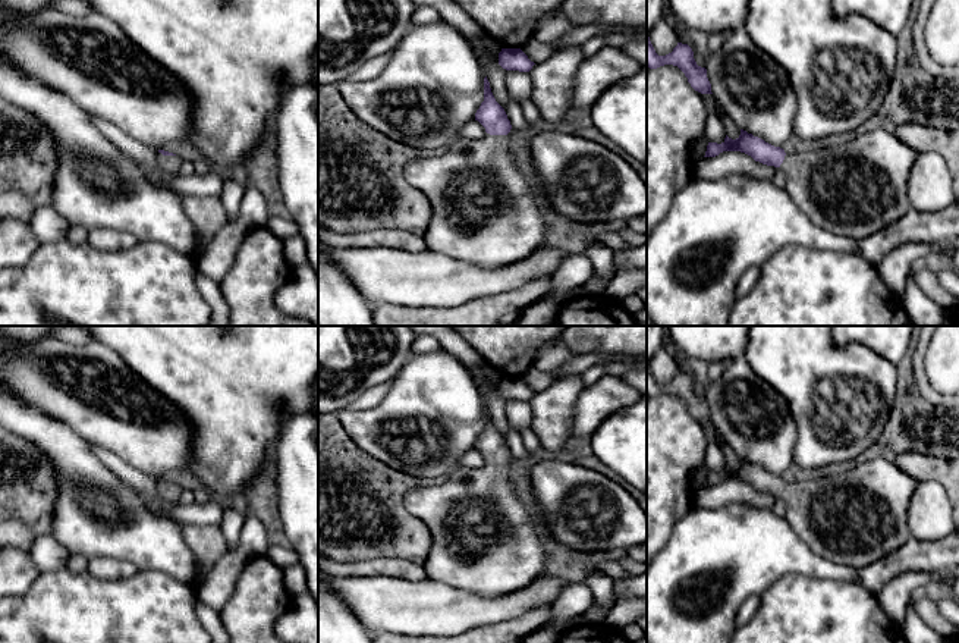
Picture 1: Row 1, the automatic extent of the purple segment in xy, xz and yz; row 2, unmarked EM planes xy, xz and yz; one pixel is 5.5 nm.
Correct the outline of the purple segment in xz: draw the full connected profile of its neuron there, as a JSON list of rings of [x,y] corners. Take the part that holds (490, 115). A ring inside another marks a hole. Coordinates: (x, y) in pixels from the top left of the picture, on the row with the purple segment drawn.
[[[487,76],[484,78],[484,101],[481,103],[480,109],[475,113],[475,120],[478,120],[485,128],[485,135],[478,139],[456,139],[443,156],[436,157],[419,157],[414,161],[411,161],[405,169],[403,175],[409,184],[412,184],[415,188],[418,188],[431,203],[433,207],[433,216],[430,220],[430,225],[425,232],[425,244],[427,251],[437,253],[450,258],[455,258],[460,263],[474,264],[480,267],[487,269],[496,269],[503,267],[516,261],[521,261],[535,253],[538,248],[543,247],[544,236],[545,236],[545,207],[541,201],[541,195],[535,186],[535,184],[521,172],[518,164],[515,163],[512,154],[510,154],[510,142],[507,134],[512,129],[510,120],[507,119],[507,115],[504,109],[496,101],[490,82]]]

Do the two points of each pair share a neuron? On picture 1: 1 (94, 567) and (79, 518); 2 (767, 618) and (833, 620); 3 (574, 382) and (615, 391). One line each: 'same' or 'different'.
1: different
2: same
3: different

